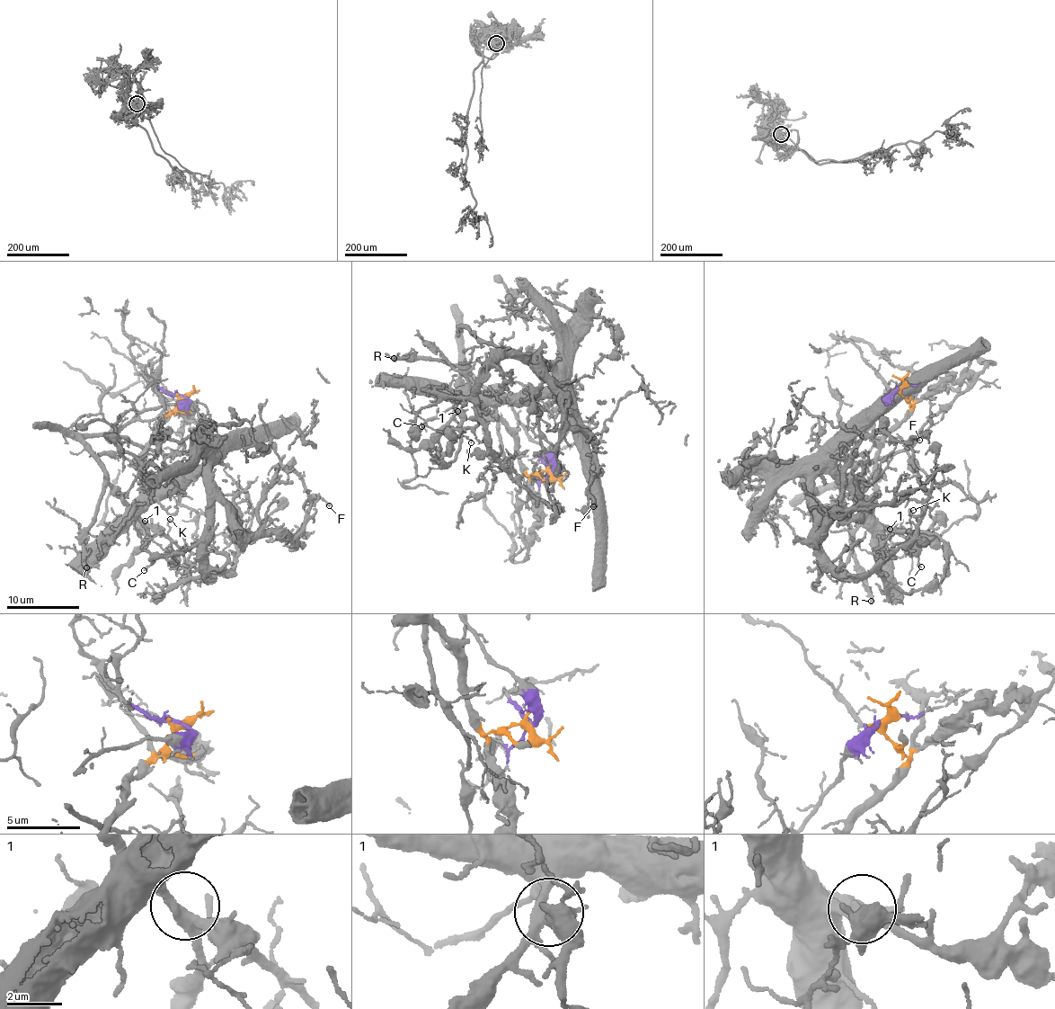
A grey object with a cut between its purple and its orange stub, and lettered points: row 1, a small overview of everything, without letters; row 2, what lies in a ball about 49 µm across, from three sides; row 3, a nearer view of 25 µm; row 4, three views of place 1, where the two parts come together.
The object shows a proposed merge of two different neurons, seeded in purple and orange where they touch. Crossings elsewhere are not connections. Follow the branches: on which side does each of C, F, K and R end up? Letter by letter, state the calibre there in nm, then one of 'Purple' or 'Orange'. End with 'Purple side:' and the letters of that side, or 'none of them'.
C: Thickness 150 nm. Orange
F: Thickness 160 nm. Orange
K: Thickness 100 nm. Purple
R: Thickness 320 nm. Purple
Purple side: K, R

